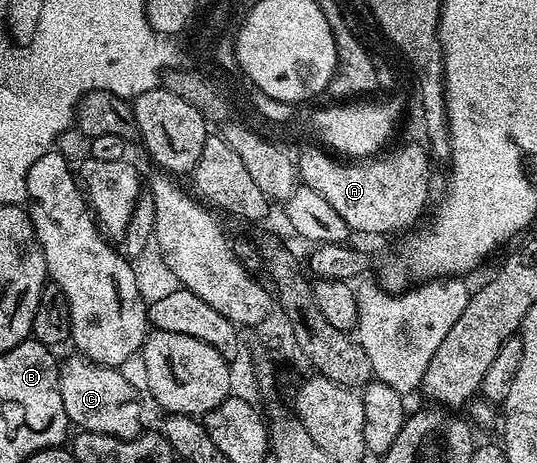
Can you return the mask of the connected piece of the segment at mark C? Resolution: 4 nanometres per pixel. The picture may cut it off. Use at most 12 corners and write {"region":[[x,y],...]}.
{"region":[[59,364],[69,424],[141,434],[141,396],[120,369]]}

